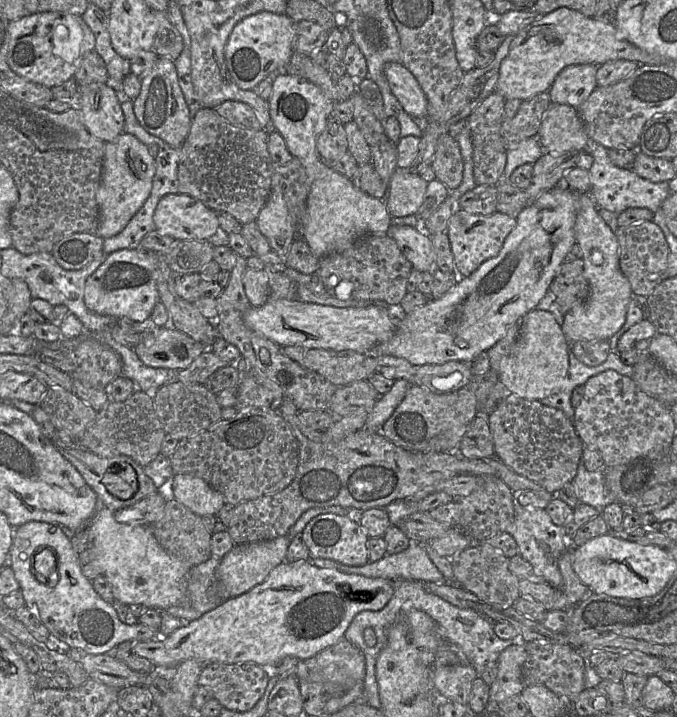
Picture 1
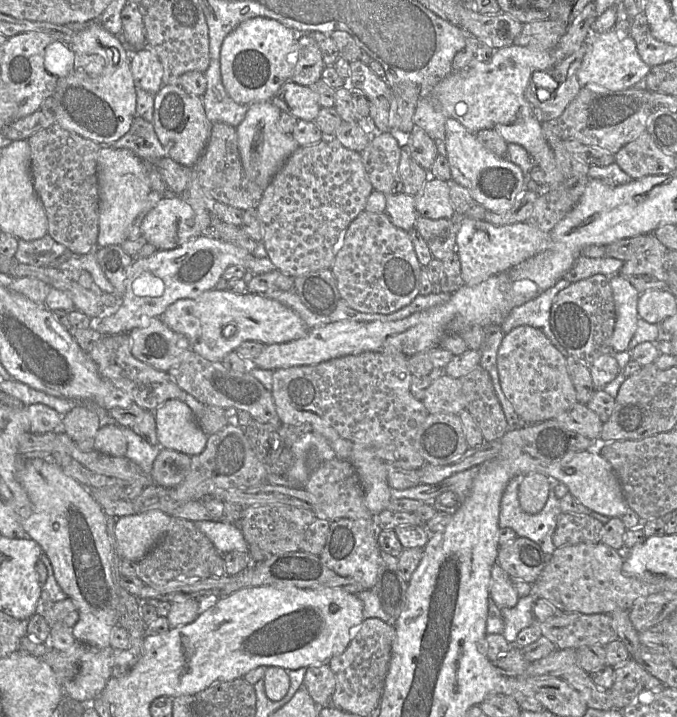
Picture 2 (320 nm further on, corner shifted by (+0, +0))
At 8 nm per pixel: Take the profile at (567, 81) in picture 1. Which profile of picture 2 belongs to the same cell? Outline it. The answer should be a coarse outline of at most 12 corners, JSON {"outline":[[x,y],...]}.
{"outline":[[592,34],[581,87],[624,90],[651,70],[630,35]]}

